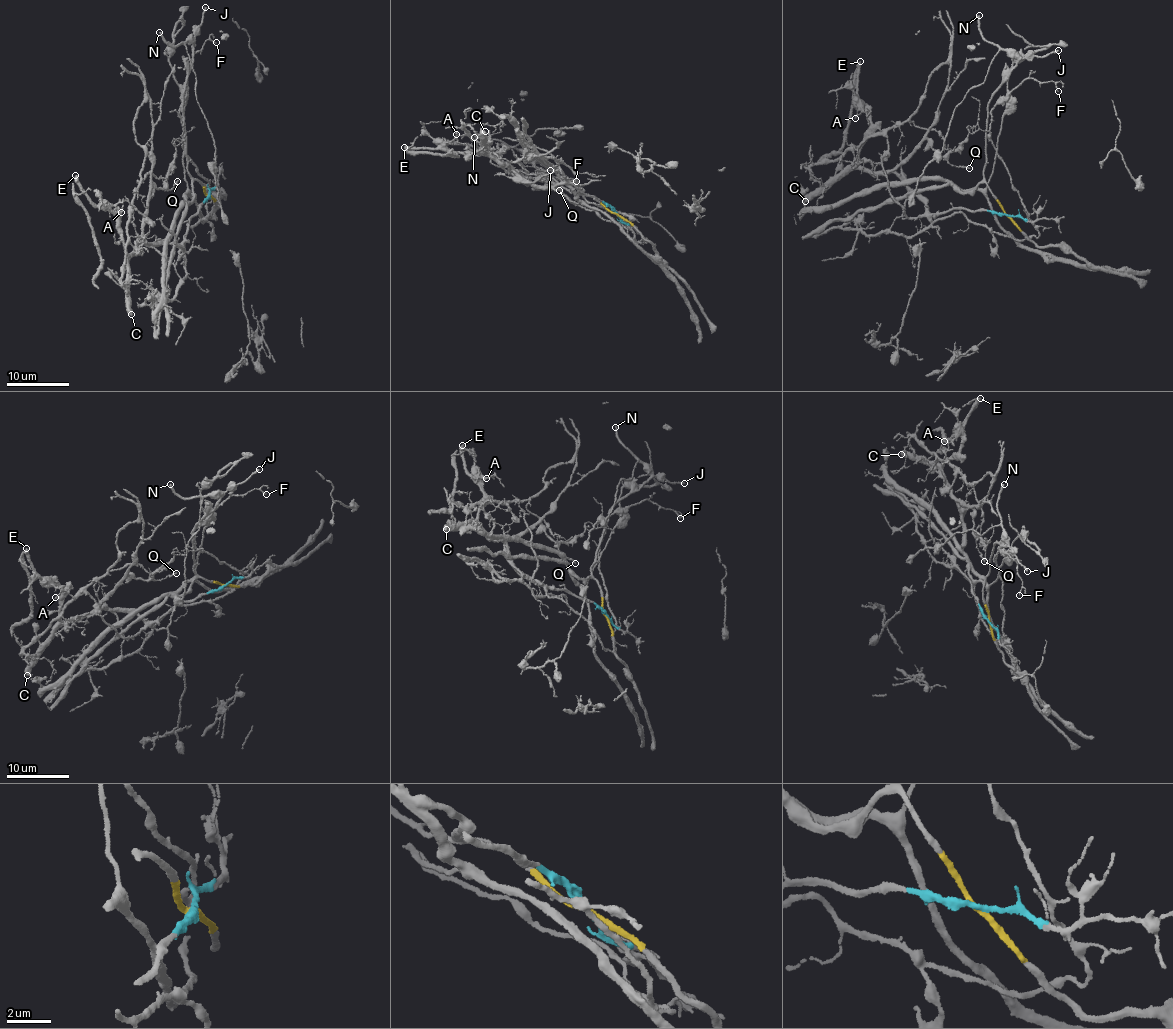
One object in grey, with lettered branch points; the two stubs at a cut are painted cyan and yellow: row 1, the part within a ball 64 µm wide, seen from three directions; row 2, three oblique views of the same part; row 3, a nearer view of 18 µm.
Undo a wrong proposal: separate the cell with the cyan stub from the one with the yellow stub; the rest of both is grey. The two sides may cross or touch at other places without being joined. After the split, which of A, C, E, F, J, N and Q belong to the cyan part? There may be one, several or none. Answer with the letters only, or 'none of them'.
A, C, E, Q

